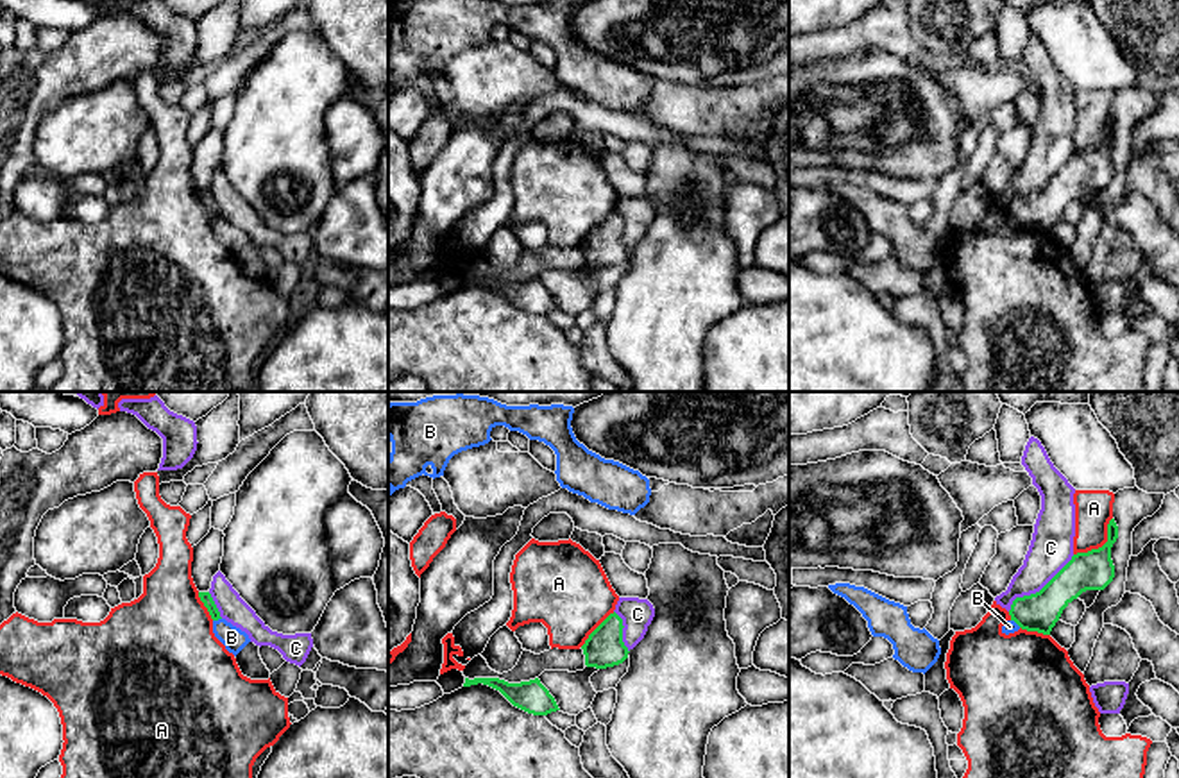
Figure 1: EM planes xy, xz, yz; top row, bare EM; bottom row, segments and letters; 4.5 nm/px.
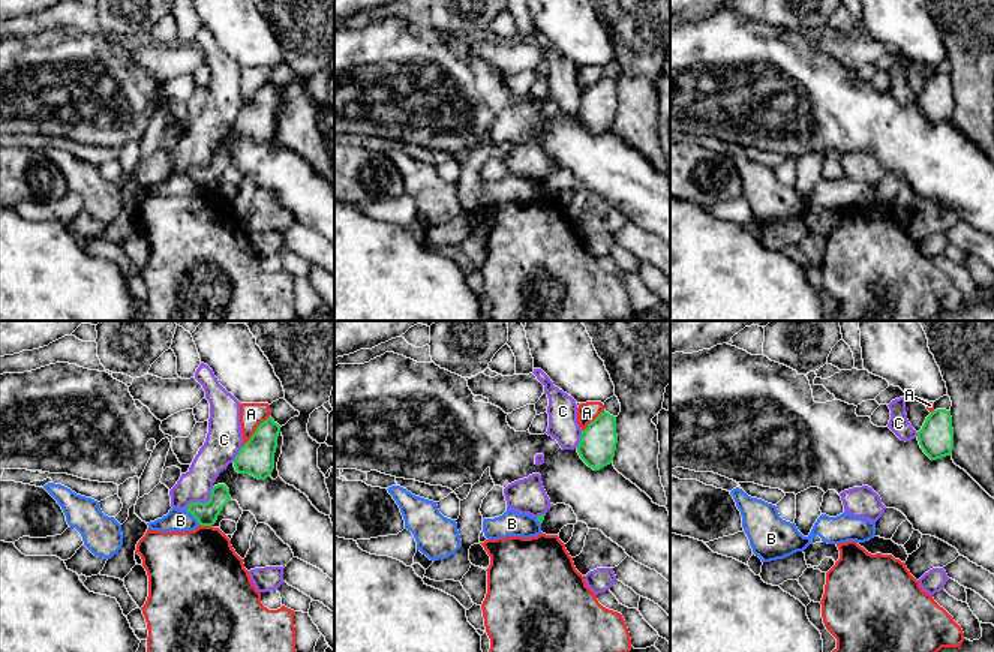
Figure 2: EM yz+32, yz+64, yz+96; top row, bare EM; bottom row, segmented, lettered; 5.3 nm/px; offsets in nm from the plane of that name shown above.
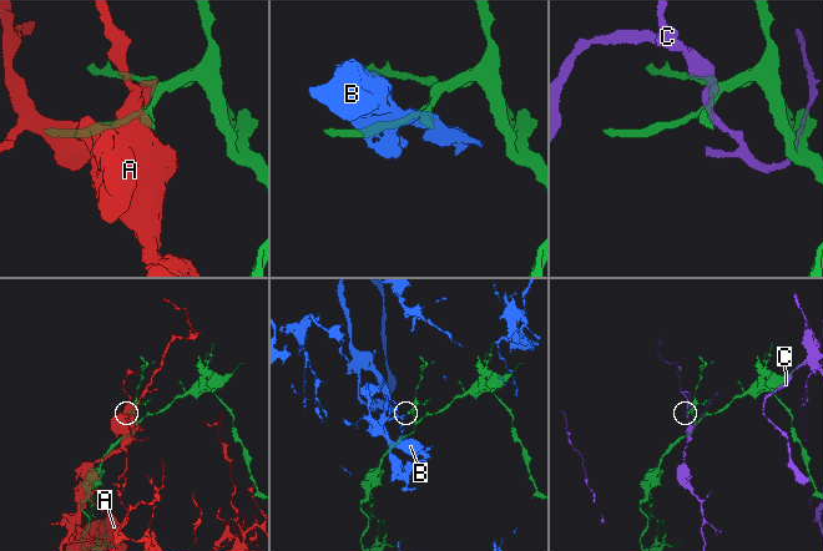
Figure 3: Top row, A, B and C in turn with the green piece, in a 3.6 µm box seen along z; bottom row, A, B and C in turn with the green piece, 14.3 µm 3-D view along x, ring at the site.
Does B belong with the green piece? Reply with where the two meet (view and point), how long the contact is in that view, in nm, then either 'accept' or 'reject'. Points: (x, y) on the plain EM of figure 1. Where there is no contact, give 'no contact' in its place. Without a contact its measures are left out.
meets green in xy at (217, 219); contact 40 nm long; reject

